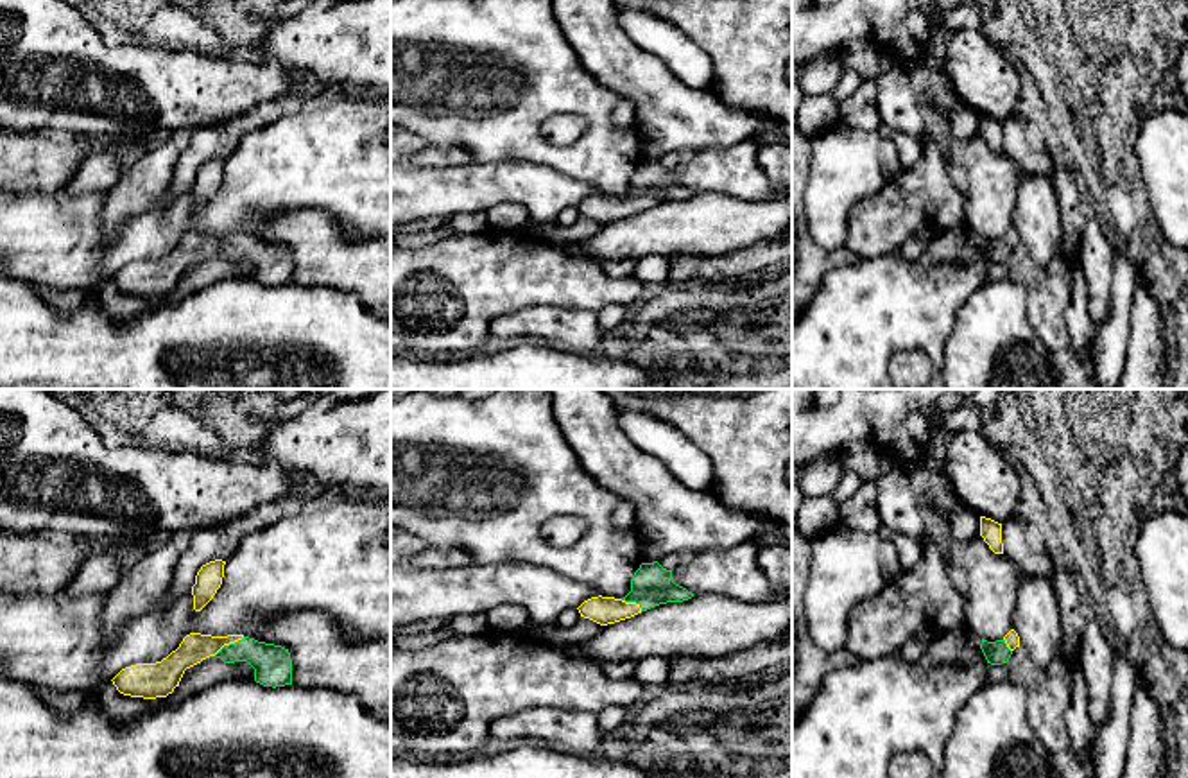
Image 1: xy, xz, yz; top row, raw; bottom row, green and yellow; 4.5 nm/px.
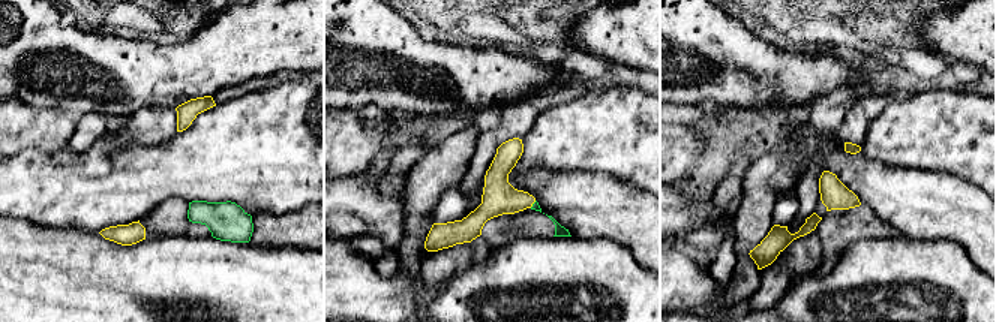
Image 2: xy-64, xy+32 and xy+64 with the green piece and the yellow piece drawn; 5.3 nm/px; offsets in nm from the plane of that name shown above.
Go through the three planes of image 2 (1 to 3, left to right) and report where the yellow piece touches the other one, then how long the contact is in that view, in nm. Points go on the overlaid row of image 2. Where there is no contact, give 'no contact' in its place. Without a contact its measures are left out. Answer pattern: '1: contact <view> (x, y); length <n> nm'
1: no contact
2: contact xy+32 (533, 204); length 50 nm
3: no contact

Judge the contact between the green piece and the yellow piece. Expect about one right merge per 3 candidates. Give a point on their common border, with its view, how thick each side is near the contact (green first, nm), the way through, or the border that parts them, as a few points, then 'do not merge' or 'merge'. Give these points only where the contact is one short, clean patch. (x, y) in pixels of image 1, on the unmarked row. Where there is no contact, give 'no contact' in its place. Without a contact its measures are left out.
xy (230, 242) | 180/130 nm | across xy (273, 266), (253, 250), (230, 242), (194, 246) | merge

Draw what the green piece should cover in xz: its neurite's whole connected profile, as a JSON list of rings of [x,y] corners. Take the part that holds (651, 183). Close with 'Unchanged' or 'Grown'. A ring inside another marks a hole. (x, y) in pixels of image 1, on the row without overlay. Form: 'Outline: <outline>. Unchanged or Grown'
Outline: [[[658,160],[641,161],[631,177],[631,190],[624,197],[591,195],[577,208],[581,215],[600,224],[631,217],[641,210],[667,201],[683,201],[693,192],[672,177],[672,169],[663,167]]]. Grown

